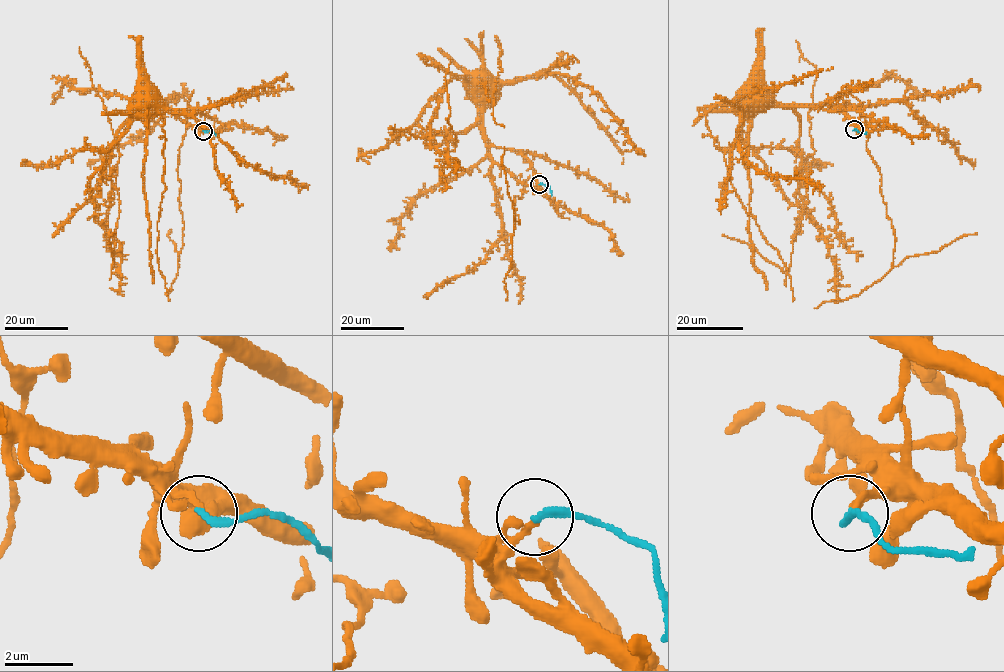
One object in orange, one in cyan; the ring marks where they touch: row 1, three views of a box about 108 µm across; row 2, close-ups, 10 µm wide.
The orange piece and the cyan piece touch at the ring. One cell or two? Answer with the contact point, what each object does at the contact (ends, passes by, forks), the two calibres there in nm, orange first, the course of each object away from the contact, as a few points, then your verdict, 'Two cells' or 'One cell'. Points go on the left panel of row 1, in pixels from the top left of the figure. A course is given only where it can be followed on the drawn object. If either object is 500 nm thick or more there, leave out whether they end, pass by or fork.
Place: (203, 131). At the ring orange ends. At the ring cyan ends. Thickness 260 nm (orange) against 220 nm. Course of orange: (203, 130), (183, 123), (164, 110), (147, 108), (144, 90). Course of cyan: (203, 131), (213, 132), (216, 136). Two cells

